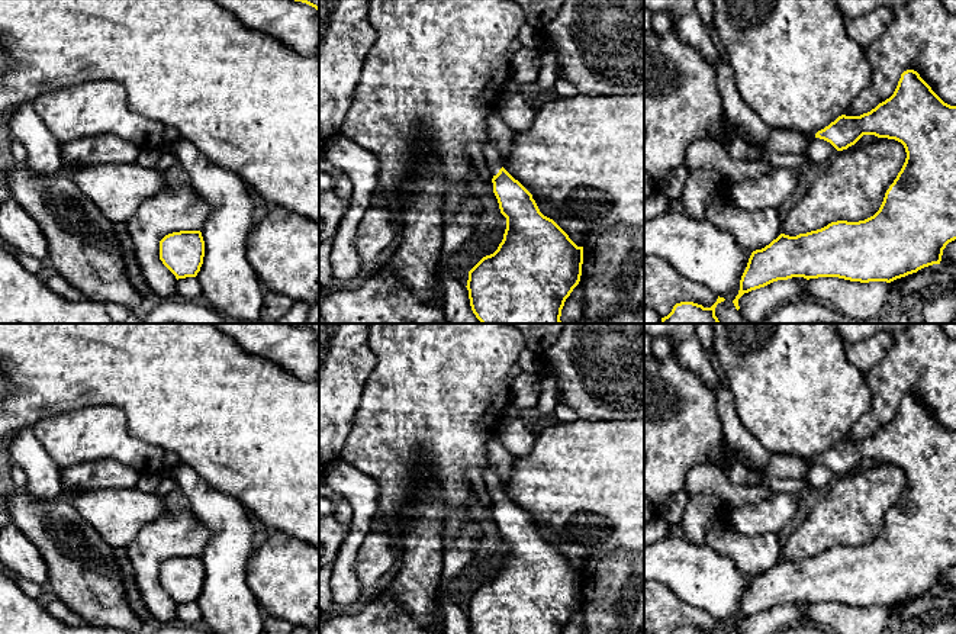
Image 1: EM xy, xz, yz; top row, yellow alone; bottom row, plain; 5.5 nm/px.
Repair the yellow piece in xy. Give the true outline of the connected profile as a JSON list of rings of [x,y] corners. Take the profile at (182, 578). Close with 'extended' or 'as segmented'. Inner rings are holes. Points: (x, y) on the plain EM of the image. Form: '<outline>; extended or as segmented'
[[[180,556],[160,566],[160,585],[176,604],[196,602],[205,582],[205,566],[200,556]]]; as segmented

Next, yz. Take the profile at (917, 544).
[[[907,395],[889,424],[860,441],[838,441],[815,463],[843,476],[863,460],[895,464],[907,477],[879,535],[859,547],[837,546],[796,561],[780,559],[765,573],[753,576],[733,625],[735,634],[740,634],[738,624],[744,618],[778,605],[838,602],[860,608],[891,608],[940,589],[943,575],[956,564],[956,431],[944,428],[917,396]]]; as segmented

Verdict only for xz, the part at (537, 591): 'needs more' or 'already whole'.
needs more

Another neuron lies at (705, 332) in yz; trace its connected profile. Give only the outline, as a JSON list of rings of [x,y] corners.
[[[695,324],[698,337],[705,351],[714,350],[714,331],[711,324]]]

